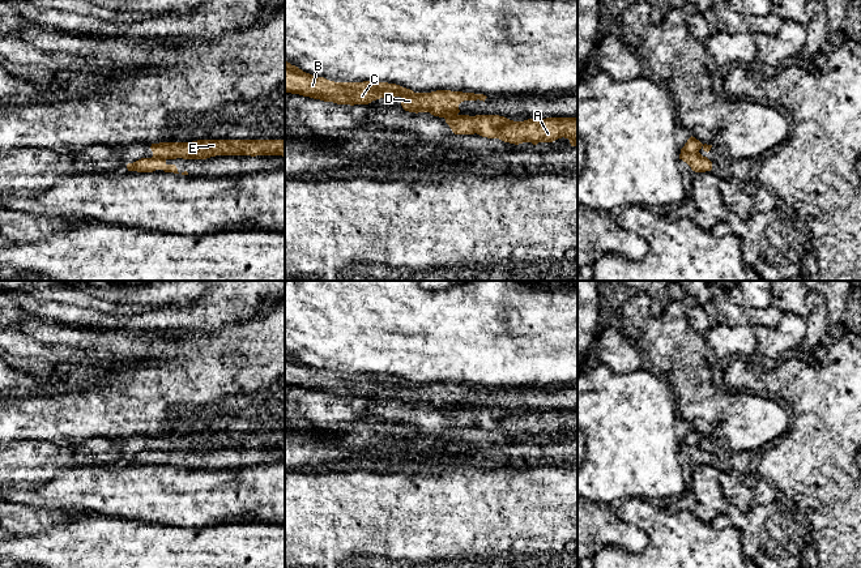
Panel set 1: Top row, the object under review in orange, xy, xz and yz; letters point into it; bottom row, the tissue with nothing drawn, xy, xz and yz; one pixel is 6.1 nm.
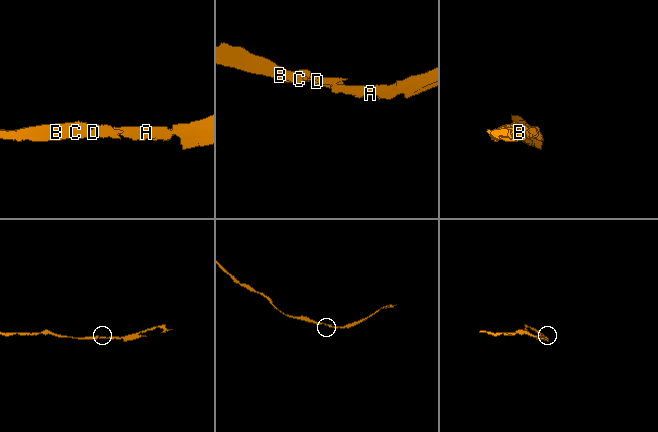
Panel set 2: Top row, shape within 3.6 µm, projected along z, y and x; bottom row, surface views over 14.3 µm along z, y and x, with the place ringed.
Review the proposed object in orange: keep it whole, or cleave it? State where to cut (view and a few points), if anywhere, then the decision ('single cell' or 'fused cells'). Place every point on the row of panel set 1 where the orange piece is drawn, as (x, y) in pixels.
cut xy (152, 157), (165, 159); fused cells

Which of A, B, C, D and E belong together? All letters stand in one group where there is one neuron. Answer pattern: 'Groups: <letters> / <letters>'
Groups: A E / B C D

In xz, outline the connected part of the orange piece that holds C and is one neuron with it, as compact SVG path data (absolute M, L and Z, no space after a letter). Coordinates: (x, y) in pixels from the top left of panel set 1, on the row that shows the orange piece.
M285 60L285 91L299 94L337 104L368 104L372 101L400 97L401 106L409 112L430 112L434 116L447 118L460 112L459 104L464 101L483 101L483 94L436 90L414 93L410 89L388 82L334 82L303 72Z

